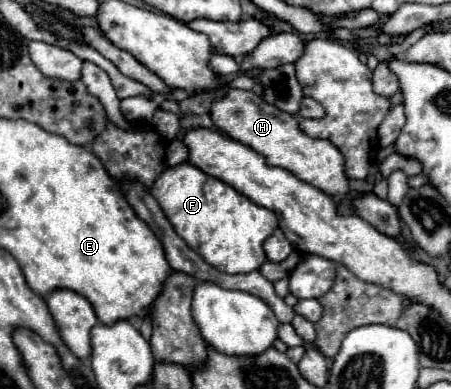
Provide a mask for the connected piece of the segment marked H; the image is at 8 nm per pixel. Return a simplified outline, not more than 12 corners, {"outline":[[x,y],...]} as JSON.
{"outline":[[229,88],[211,118],[233,140],[319,186],[351,192],[343,154],[293,114]]}

